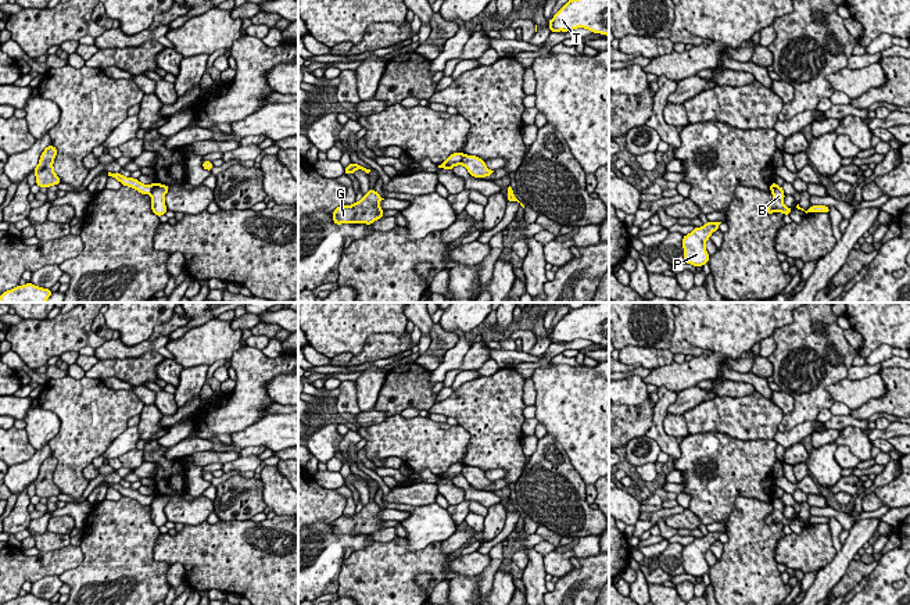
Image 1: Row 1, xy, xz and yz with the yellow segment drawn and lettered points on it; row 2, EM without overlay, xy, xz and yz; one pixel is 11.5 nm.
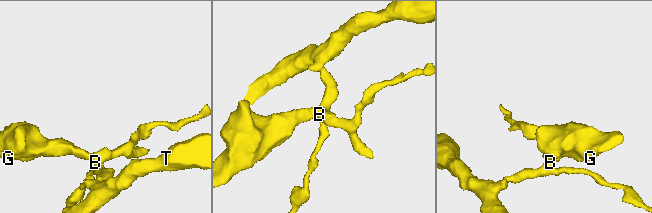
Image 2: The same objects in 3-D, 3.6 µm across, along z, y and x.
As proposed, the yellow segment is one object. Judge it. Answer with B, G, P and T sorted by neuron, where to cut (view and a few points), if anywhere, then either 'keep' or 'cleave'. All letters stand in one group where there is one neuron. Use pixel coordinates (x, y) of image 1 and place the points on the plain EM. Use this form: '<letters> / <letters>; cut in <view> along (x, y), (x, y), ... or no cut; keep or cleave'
B P T / G; cut in xy along (156, 494), (150, 505); cleave

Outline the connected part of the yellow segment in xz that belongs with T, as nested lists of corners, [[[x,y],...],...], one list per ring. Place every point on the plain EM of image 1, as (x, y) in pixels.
[[[609,302],[585,304],[569,311],[549,332],[551,343],[567,343],[576,339],[609,347]]]

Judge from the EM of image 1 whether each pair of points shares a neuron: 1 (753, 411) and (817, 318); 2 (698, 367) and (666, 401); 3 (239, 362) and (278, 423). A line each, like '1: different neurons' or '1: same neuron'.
1: different neurons
2: different neurons
3: different neurons

